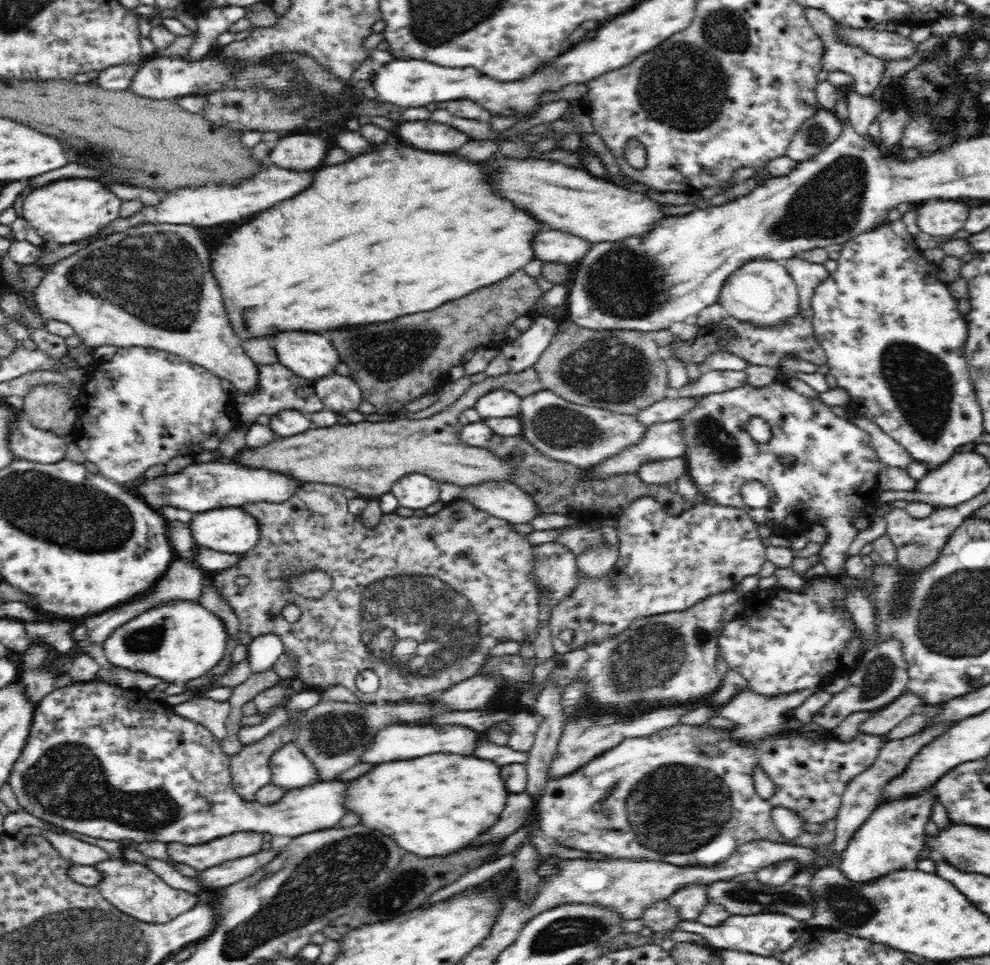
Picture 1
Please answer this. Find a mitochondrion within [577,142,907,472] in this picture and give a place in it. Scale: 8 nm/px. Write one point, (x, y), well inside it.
(828, 206)

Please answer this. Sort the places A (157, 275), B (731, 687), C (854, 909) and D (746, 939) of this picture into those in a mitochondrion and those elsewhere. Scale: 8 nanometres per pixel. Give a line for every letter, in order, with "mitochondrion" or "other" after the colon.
A: mitochondrion
B: other
C: mitochondrion
D: other

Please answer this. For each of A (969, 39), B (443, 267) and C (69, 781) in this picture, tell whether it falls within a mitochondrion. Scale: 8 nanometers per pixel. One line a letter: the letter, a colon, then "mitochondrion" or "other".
A: other
B: other
C: mitochondrion

